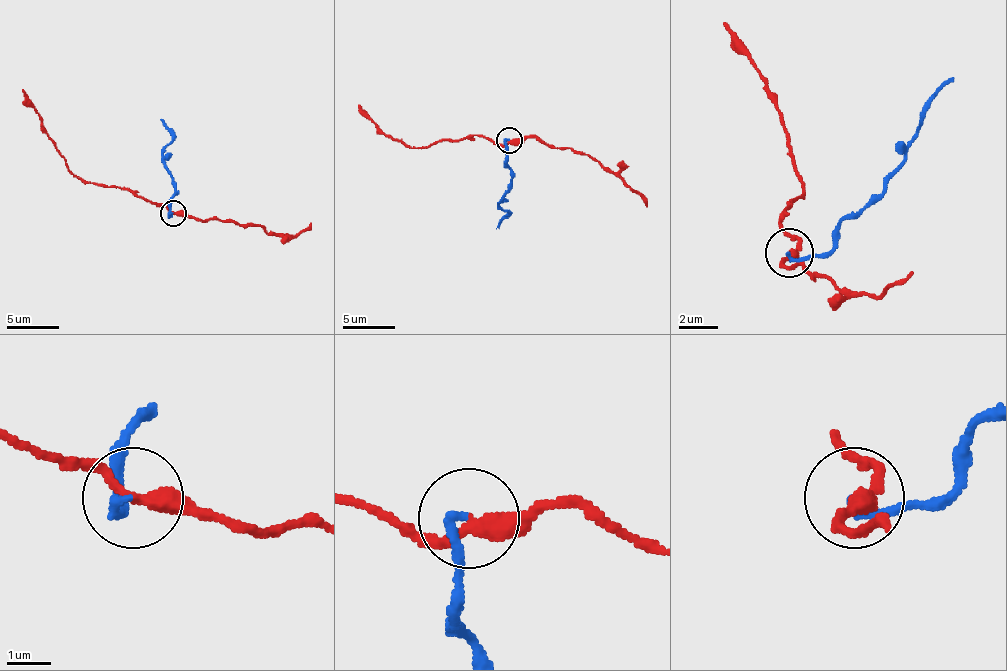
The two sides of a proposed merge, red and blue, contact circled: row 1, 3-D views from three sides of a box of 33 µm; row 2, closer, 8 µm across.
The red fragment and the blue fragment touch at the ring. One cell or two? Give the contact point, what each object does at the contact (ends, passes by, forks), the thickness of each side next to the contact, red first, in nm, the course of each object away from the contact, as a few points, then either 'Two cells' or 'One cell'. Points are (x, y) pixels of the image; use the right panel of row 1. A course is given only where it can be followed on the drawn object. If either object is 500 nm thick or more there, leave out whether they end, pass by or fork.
Place: (789, 252). At the ring red passes by. At the ring blue ends. Thickness 320 nm (red) against 200 nm. Course of red: (790, 254), (795, 239), (780, 215), (805, 181), (761, 70), (722, 21). Course of blue: (790, 254), (819, 258), (834, 229), (877, 196), (906, 157), (926, 104), (955, 79). Two cells

